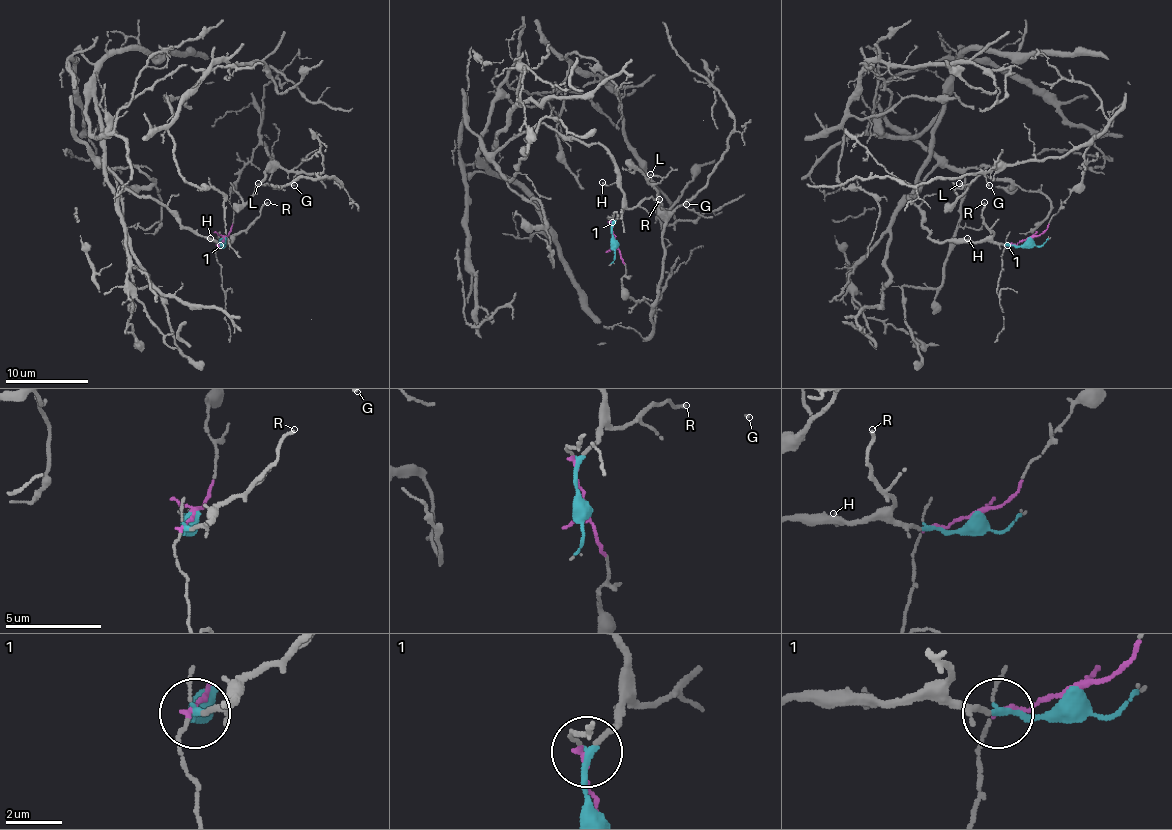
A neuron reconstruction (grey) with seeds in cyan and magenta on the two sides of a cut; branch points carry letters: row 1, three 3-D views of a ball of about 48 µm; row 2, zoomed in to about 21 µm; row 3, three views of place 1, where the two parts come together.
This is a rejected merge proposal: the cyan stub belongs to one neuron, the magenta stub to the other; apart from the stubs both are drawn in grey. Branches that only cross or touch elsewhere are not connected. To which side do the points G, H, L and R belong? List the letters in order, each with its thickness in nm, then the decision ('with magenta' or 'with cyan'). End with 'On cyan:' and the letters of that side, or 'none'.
G: 110 nm | with magenta
H: 110 nm | with cyan
L: 120 nm | with magenta
R: 150 nm | with cyan
On cyan: H, R

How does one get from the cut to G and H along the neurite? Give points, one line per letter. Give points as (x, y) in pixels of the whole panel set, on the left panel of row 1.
G: (224, 237), (233, 226), (229, 189), (260, 144), (266, 148), (272, 164), (280, 164), (295, 175), (295, 185)
H: (224, 237), (220, 245), (231, 241), (222, 243), (210, 239)

